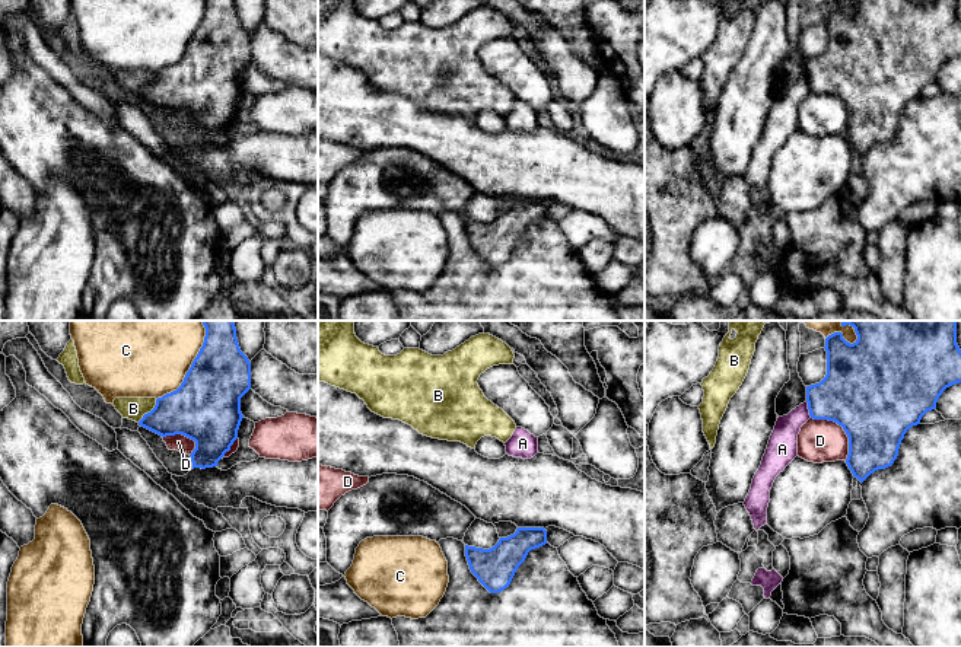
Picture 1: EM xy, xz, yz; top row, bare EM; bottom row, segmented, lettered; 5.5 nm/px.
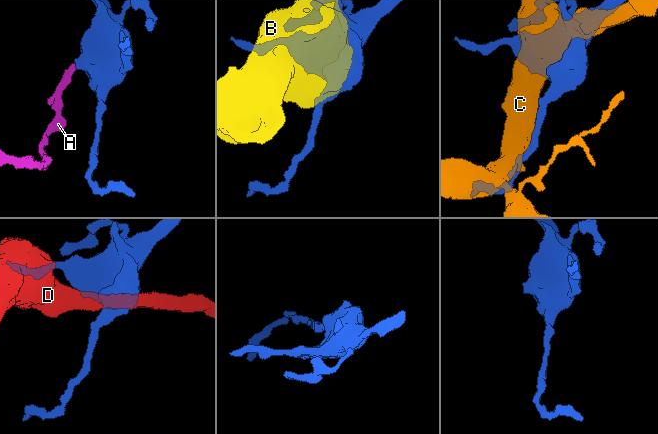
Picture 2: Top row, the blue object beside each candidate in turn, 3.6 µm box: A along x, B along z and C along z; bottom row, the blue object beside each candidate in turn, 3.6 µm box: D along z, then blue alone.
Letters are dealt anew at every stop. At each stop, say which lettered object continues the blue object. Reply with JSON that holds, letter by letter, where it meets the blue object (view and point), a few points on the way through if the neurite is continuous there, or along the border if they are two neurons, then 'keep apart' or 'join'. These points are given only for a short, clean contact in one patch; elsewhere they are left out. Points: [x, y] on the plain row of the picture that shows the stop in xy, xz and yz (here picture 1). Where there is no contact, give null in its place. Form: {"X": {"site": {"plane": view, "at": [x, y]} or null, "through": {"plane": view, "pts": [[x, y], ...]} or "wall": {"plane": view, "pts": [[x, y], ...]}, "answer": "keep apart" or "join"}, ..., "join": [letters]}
{"A": {"site": {"plane": "yz", "at": [808, 82]}, "wall": {"plane": "yz", "pts": [[807, 75], [811, 91]]}, "answer": "keep apart"}, "B": {"site": {"plane": "xy", "at": [150, 85]}, "wall": {"plane": "xy", "pts": [[156, 73], [156, 77], [137, 95]]}, "answer": "keep apart"}, "C": {"site": {"plane": "xy", "at": [190, 41]}, "answer": "keep apart"}, "D": {"site": {"plane": "yz", "at": [843, 102]}, "answer": "keep apart"}, "join": []}

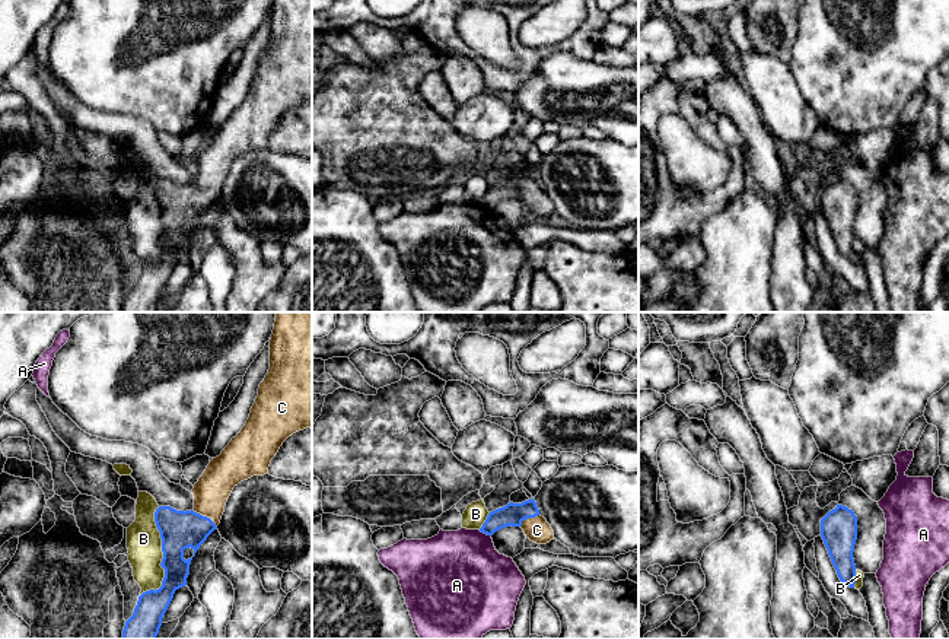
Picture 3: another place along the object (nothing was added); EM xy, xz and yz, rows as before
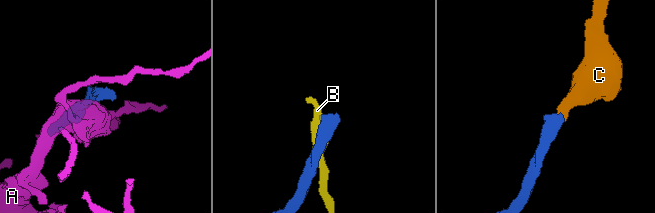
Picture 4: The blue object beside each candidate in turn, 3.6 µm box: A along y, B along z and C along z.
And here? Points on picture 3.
{"A": {"site": {"plane": "xz", "at": [484, 206]}, "answer": "keep apart"}, "B": {"site": {"plane": "xy", "at": [163, 229]}, "answer": "keep apart"}, "C": {"site": {"plane": "xy", "at": [206, 190]}, "through": {"plane": "xy", "pts": [[180, 203], [191, 202], [206, 190], [212, 164]]}, "answer": "join"}, "join": ["C"]}

